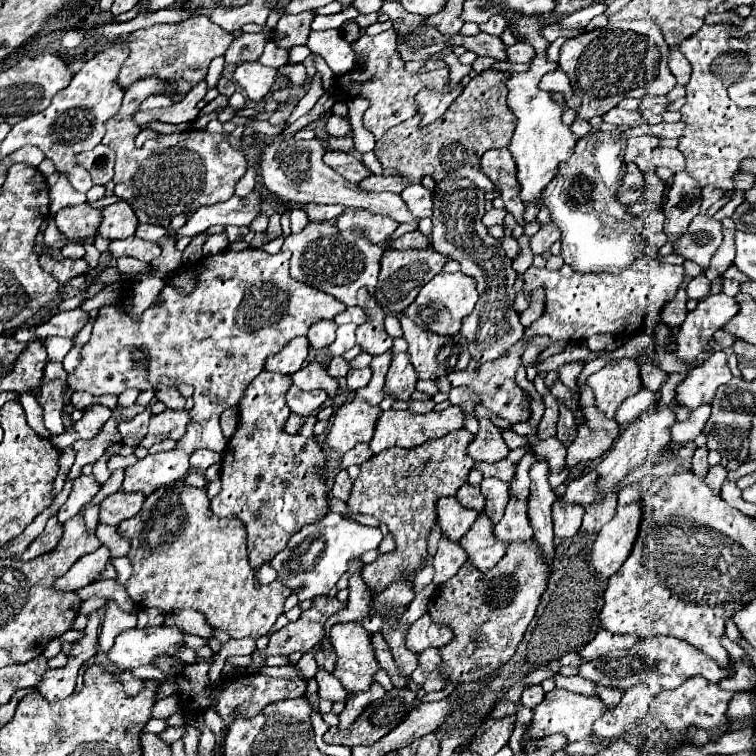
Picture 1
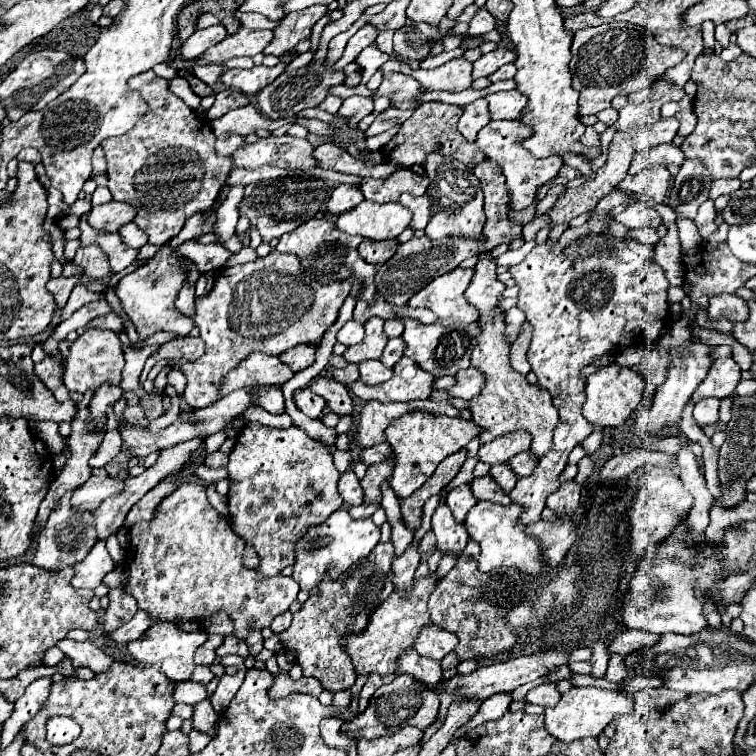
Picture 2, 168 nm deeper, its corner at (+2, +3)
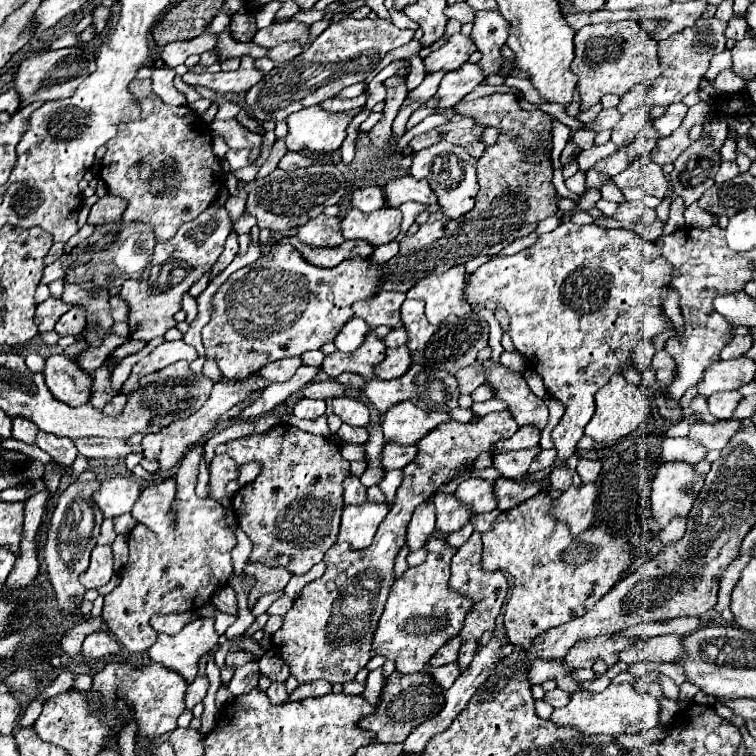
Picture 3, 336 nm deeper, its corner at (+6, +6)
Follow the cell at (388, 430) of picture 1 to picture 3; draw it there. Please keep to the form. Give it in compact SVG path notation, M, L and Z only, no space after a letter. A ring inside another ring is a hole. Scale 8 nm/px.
M497 412L497 414L483 416L477 424L473 424L473 422L463 424L463 422L449 420L445 424L439 424L439 428L433 428L427 436L423 436L423 440L419 440L419 444L415 444L419 448L419 454L415 456L415 460L411 460L411 464L407 464L407 468L403 468L403 482L397 488L395 504L389 510L389 514L385 516L385 520L379 524L373 544L365 550L351 550L347 544L335 544L323 558L323 562L327 564L325 574L321 578L309 582L303 588L301 596L293 602L293 608L283 616L283 626L273 634L273 644L279 648L279 654L287 662L291 674L301 684L313 682L313 680L345 684L345 682L351 682L361 668L365 668L365 664L375 656L375 652L371 648L371 638L373 638L377 622L383 614L383 606L385 606L389 588L395 582L393 564L395 564L397 552L405 544L405 530L407 530L411 512L419 504L423 504L427 498L431 498L431 494L441 484L455 478L461 472L461 466L465 460L475 460L479 452L487 452L493 442L513 436L517 428L519 426L515 424L515 420L511 420L509 412Z

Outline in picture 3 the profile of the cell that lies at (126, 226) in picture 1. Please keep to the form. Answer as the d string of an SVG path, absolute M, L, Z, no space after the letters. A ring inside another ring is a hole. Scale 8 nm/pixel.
M107 194L107 196L99 198L99 200L91 206L91 212L89 212L87 222L97 226L97 224L105 224L105 222L121 220L121 214L123 214L125 208L127 208L127 200Z

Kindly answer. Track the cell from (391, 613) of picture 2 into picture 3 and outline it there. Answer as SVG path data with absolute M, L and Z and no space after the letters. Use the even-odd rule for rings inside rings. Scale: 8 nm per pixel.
M433 536L427 540L425 544L427 548L427 560L417 566L417 568L409 568L401 578L395 580L395 584L391 586L387 604L385 604L385 612L379 620L379 626L375 630L373 636L373 650L381 656L385 656L387 660L395 662L395 668L403 674L413 674L413 672L421 672L425 668L425 664L429 662L429 658L451 638L457 636L459 630L463 628L463 618L467 614L467 610L471 608L471 600L465 596L459 596L455 590L447 588L447 580L449 580L449 562L451 556L455 554L455 548L451 548L449 544L445 544L445 540L441 536Z

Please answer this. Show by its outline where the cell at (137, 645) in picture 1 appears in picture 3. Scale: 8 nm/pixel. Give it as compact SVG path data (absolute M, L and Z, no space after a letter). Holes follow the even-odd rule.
M199 618L187 624L179 634L159 634L157 642L147 650L153 662L181 674L189 684L197 676L197 662L205 656L219 636L213 628L213 618Z

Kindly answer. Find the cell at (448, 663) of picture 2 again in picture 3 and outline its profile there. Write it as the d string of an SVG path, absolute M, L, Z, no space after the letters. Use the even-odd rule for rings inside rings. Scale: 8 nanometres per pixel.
M463 642L463 646L459 648L459 660L457 660L457 664L459 664L461 672L471 664L471 660L475 656L475 646L477 646L477 642Z

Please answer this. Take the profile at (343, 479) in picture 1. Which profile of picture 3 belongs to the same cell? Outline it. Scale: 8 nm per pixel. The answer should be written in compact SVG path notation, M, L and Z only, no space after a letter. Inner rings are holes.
M349 474L343 480L343 488L345 488L345 504L363 504L365 502L365 486L361 484L361 480L353 474Z

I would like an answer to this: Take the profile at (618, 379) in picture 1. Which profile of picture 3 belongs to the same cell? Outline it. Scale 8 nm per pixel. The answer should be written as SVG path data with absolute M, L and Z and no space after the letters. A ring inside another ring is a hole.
M613 374L611 380L595 394L595 414L591 422L585 426L585 434L591 436L599 446L607 446L613 440L631 434L637 426L641 426L647 414L649 414L649 402L639 390L639 386L627 382L621 374Z

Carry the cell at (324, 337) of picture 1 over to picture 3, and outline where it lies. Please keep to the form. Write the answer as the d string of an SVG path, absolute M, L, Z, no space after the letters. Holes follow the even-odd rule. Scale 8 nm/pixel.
M291 356L291 358L281 358L281 360L275 360L267 366L263 366L259 370L259 374L263 378L267 378L269 382L285 382L285 380L291 380L291 376L297 372L297 368L301 366L301 358L299 356Z

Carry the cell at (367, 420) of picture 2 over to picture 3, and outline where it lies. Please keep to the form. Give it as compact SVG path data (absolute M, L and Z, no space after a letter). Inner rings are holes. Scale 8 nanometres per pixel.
M411 402L395 404L381 416L381 430L385 442L395 444L415 444L437 424L447 422L447 412L425 412Z

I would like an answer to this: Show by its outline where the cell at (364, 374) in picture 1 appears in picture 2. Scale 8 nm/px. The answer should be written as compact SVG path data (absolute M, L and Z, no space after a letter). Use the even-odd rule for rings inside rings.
M363 361L359 365L361 371L361 381L375 385L375 383L383 383L393 375L393 369L387 369L381 361Z

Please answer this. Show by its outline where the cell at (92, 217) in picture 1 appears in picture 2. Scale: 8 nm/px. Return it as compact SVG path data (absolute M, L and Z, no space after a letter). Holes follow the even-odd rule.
M97 245L81 247L73 259L73 265L81 267L81 275L85 275L89 281L103 281L111 275L107 255Z

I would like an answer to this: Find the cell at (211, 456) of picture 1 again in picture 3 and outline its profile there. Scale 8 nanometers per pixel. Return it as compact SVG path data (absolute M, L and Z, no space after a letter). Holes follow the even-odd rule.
M227 454L215 456L209 464L209 496L213 496L223 506L229 504L225 484L237 478L237 464Z

